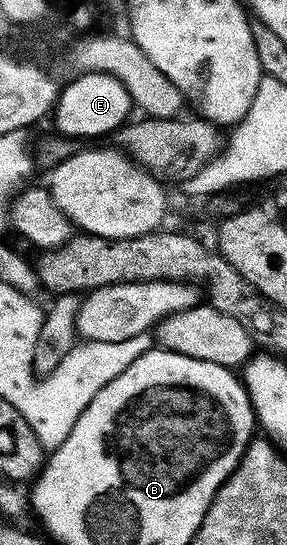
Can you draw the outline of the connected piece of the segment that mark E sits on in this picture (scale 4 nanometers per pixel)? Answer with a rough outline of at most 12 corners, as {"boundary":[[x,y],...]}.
{"boundary":[[83,73],[53,108],[60,136],[110,136],[133,104],[114,78]]}

